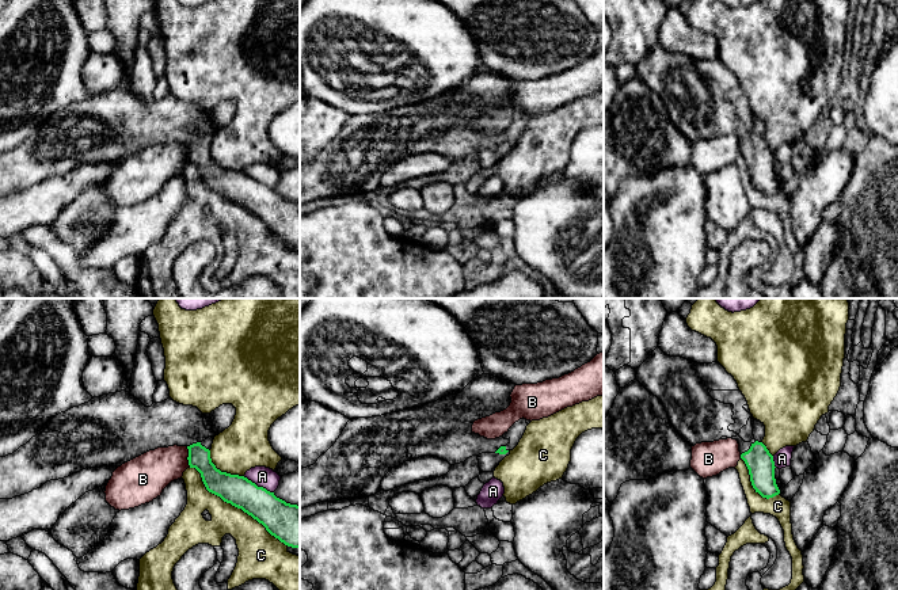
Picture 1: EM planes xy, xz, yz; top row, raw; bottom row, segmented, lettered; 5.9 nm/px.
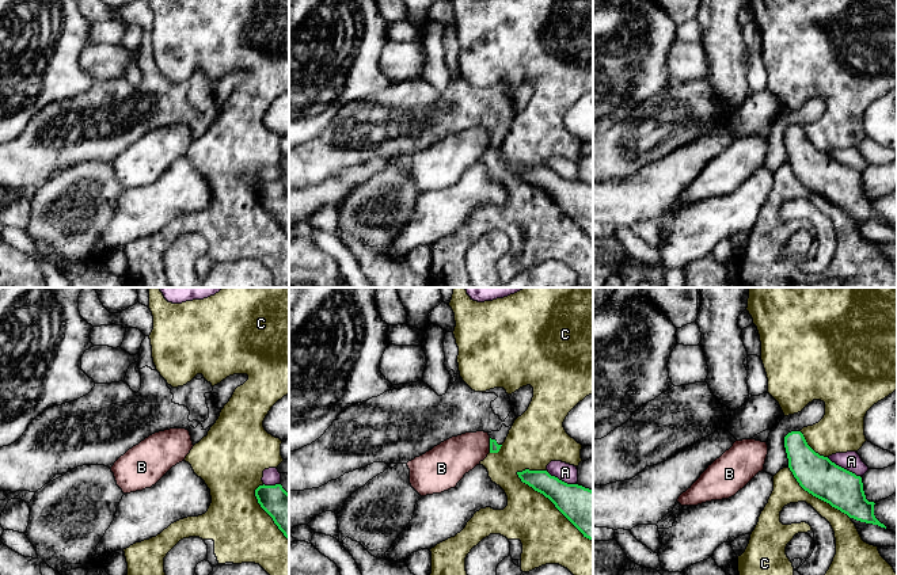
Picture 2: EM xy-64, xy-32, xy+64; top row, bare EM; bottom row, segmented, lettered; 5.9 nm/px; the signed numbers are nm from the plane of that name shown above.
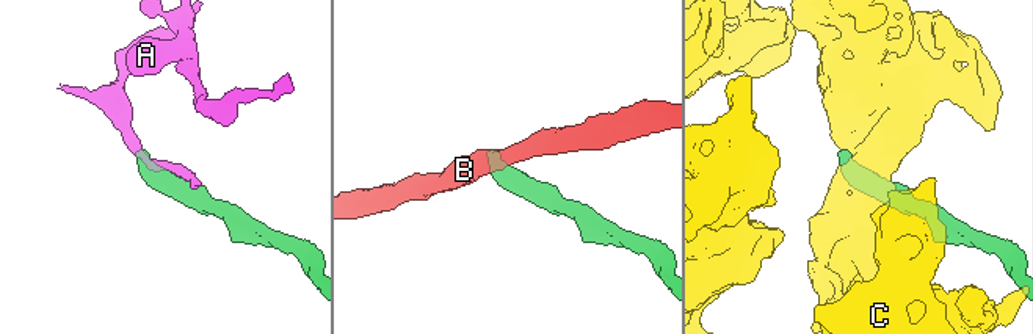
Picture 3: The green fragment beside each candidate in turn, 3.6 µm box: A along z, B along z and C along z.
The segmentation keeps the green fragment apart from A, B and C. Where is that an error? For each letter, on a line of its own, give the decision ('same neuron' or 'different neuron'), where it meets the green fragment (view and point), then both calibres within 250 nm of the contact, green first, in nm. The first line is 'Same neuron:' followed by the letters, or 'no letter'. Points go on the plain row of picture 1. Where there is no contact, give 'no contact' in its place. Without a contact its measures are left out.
Same neuron: no letter
A: different neuron | xy (257, 182) | 220/120 nm
B: different neuron | xy (187, 153) | 140/240 nm
C: different neuron | xy (235, 202) | 190/200 nm

